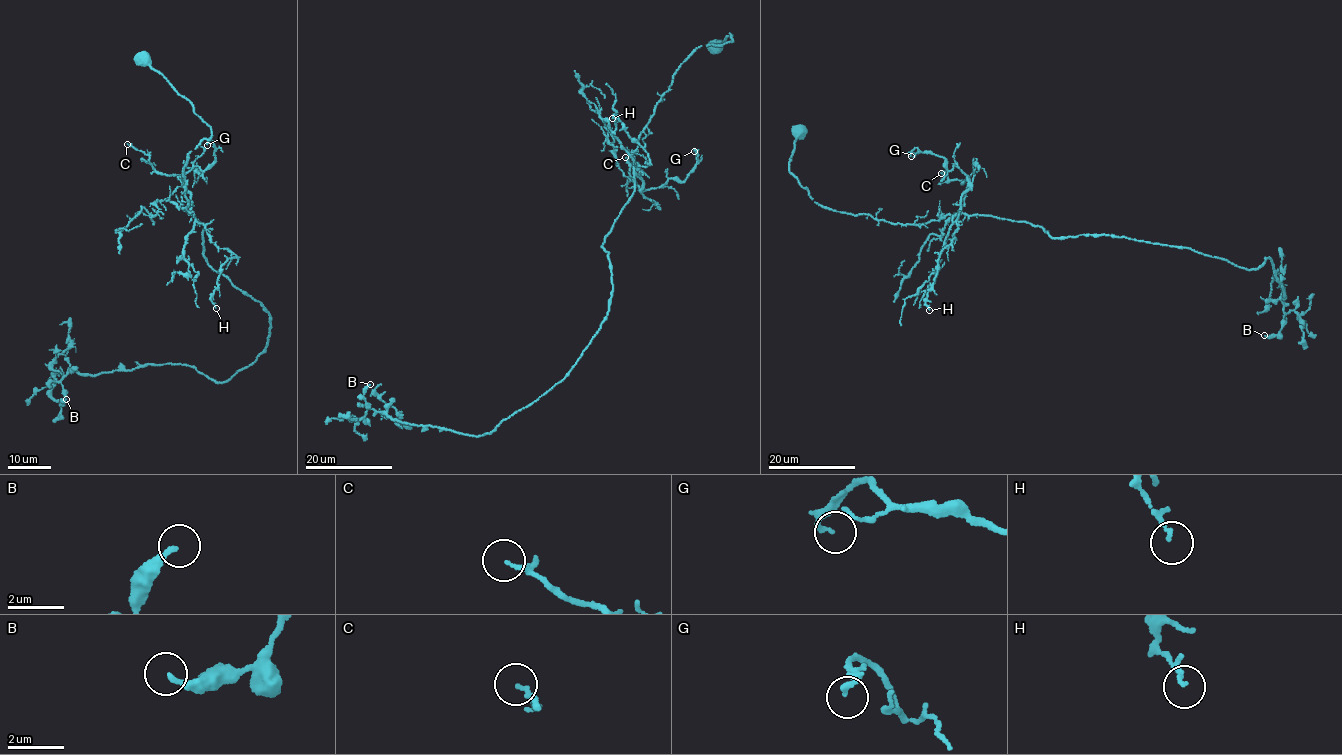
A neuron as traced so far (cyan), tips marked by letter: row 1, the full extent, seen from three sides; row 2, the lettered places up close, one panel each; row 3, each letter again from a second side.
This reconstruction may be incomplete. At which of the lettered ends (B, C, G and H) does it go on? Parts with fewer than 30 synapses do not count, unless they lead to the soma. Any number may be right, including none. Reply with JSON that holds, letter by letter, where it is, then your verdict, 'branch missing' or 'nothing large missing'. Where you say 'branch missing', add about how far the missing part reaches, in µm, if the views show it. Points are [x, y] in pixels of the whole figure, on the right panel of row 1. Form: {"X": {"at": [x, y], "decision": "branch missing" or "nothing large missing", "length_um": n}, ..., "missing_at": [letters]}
{"B": {"at": [1264, 335], "decision": "nothing large missing"}, "C": {"at": [941, 173], "decision": "nothing large missing"}, "G": {"at": [911, 156], "decision": "nothing large missing"}, "H": {"at": [929, 310], "decision": "nothing large missing"}, "missing_at": []}

